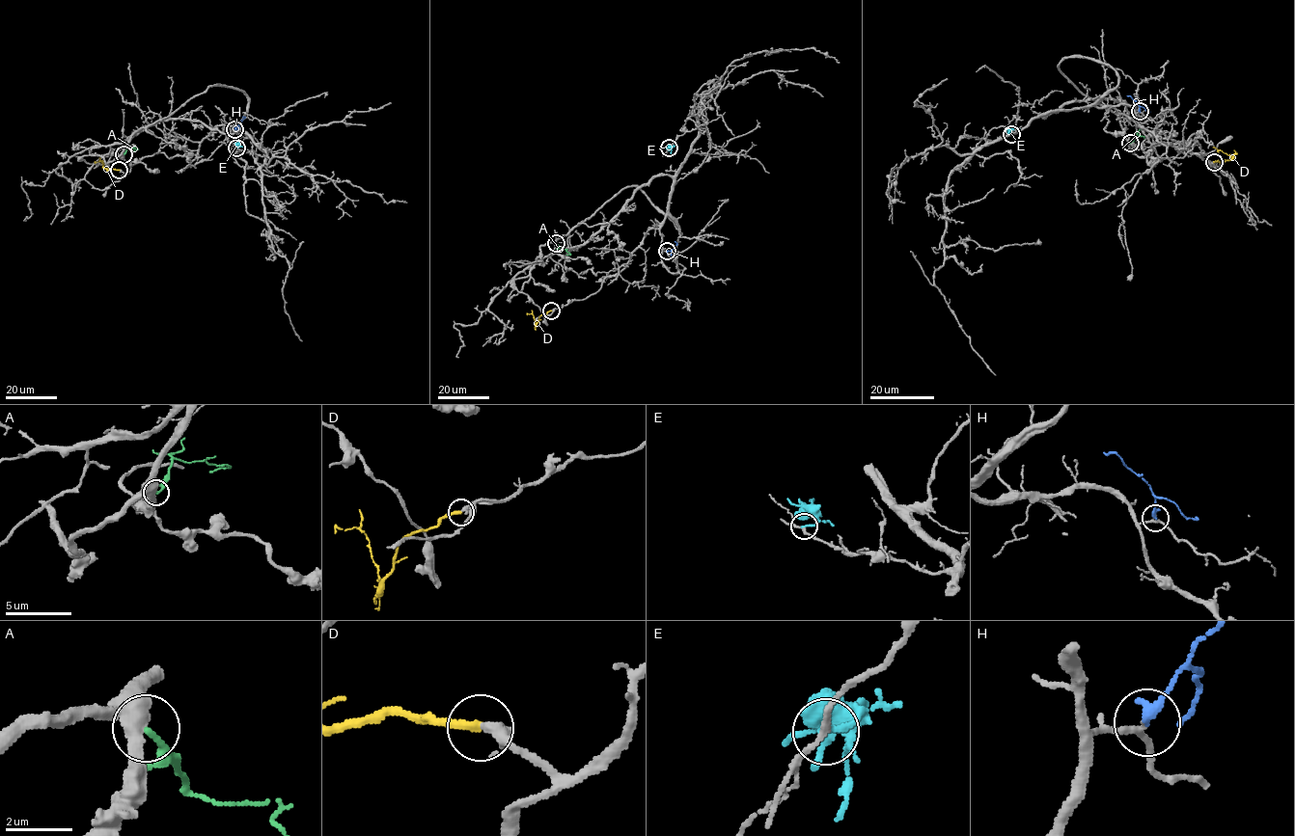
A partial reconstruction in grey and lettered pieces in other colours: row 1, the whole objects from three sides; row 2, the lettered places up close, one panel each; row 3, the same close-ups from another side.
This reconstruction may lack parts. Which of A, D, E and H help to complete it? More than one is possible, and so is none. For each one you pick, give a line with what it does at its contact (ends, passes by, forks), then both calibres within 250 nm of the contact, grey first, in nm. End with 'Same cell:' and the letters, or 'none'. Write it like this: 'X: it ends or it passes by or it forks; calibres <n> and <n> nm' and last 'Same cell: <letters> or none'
D: it ends; calibres 260 and 260 nm
H: it ends; calibres 140 and 300 nm
Same cell: D, H

